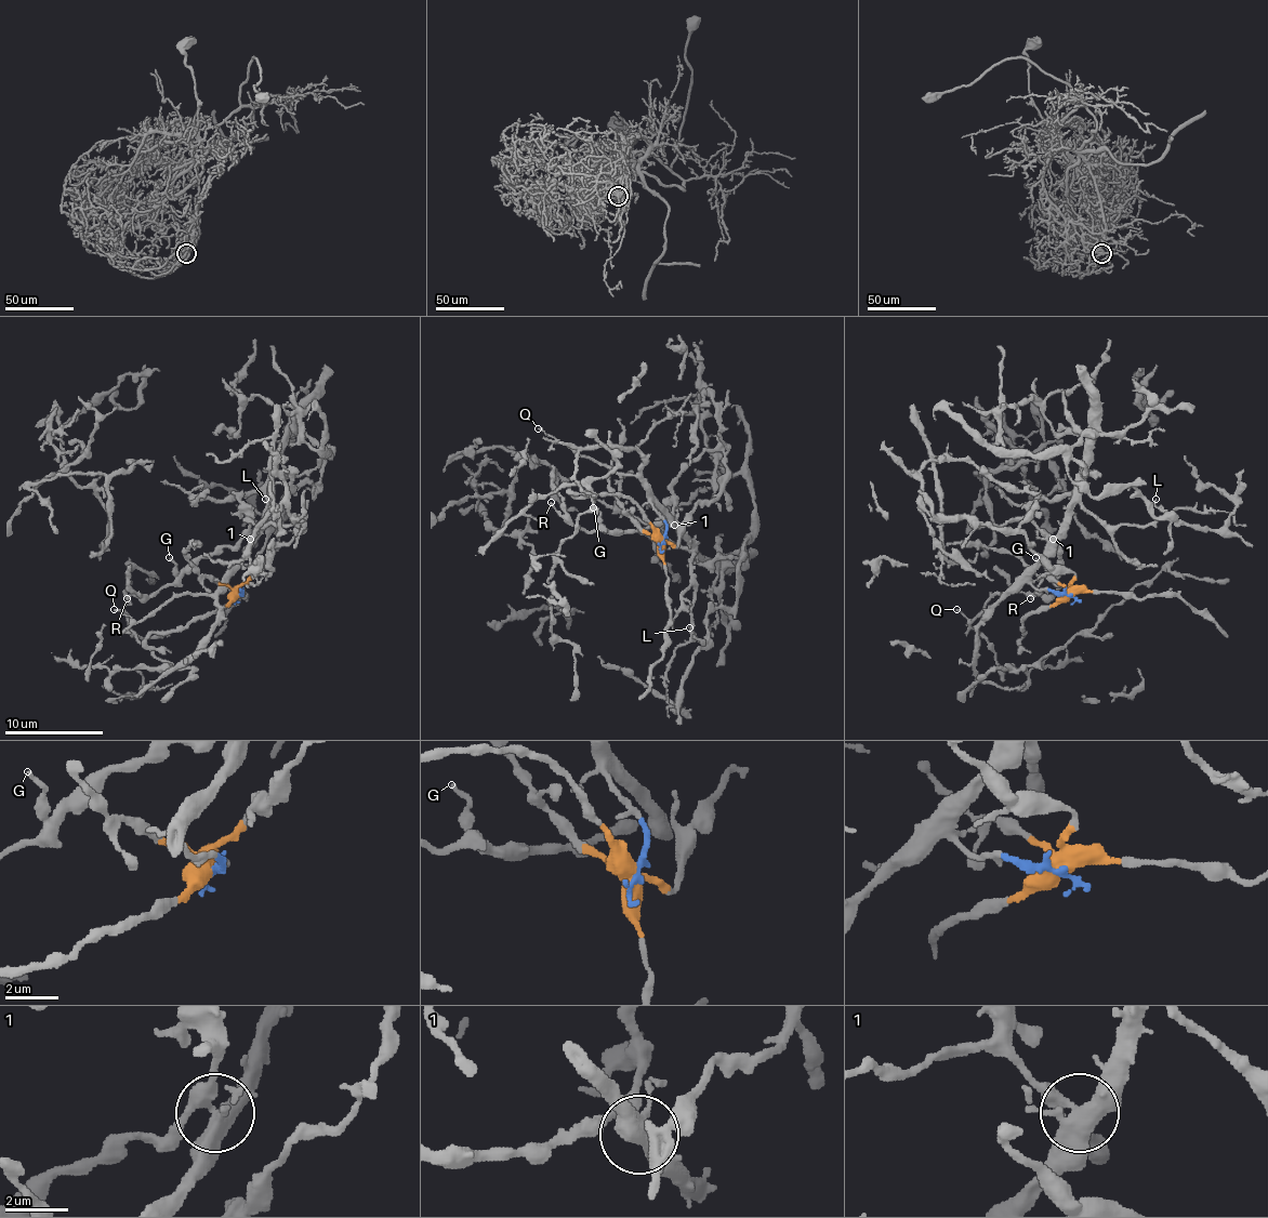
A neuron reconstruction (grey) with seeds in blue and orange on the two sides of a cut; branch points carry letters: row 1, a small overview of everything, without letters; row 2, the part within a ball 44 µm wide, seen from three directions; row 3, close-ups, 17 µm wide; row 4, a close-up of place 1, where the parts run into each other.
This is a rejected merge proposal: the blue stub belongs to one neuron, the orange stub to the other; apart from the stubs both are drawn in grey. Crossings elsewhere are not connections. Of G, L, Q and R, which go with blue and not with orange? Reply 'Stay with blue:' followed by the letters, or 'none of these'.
Stay with blue: L, Q

